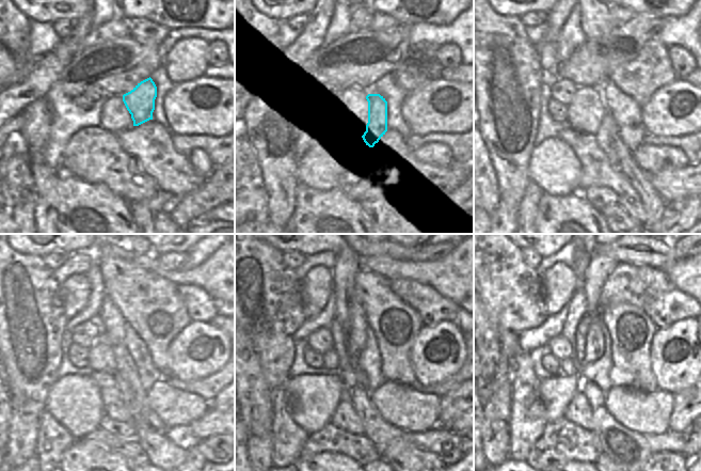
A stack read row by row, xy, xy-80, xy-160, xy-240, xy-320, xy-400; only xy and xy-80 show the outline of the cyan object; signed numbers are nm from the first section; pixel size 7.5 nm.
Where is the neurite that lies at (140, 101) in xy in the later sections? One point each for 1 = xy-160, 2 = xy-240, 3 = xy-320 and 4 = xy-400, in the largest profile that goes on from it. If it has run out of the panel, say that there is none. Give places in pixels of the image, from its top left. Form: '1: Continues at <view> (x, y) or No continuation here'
1: Continues at xy-160 (607, 136)
2: Continues at xy-240 (128, 393)
3: Continues at xy-320 (441, 441)
4: Continues at xy-400 (628, 450).

